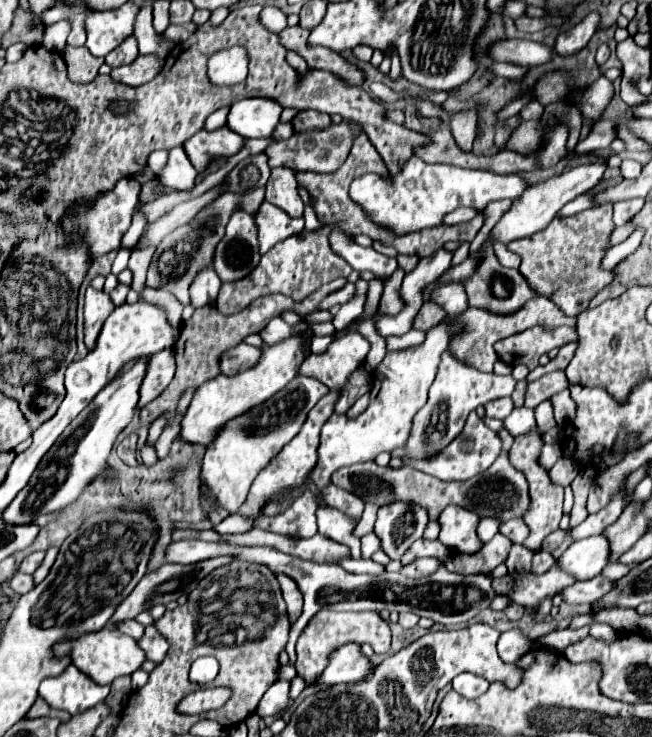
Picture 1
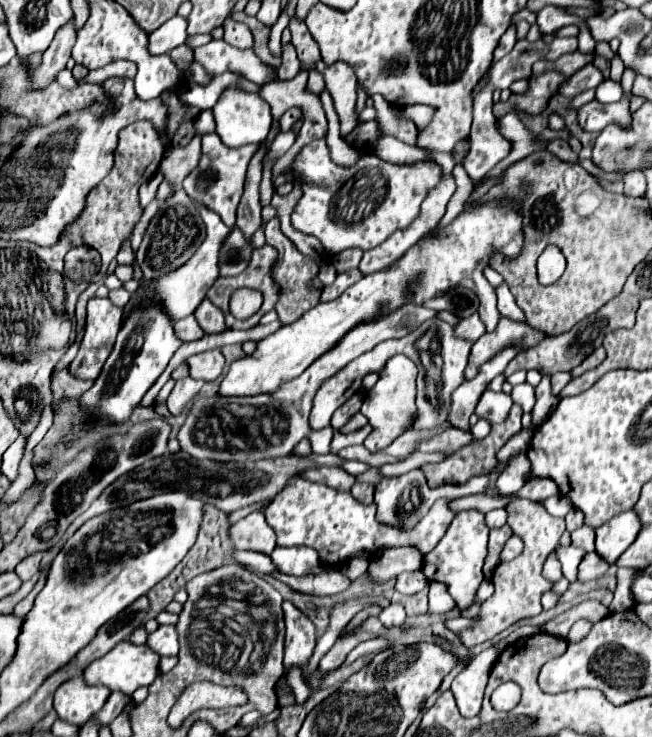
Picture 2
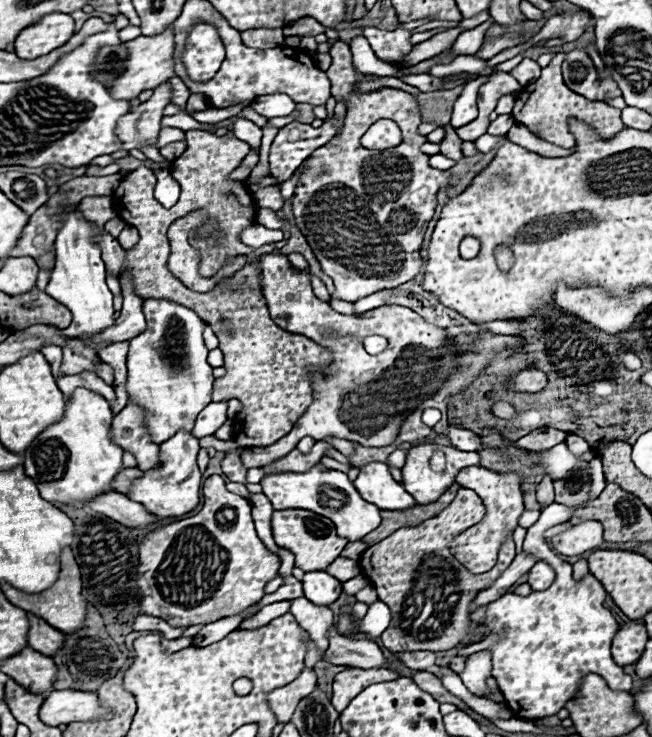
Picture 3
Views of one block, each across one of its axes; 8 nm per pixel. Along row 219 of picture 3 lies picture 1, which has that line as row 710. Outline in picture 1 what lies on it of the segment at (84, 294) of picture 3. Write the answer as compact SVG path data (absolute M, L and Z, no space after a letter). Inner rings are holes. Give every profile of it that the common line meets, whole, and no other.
M70 664L62 674L42 682L40 696L56 710L66 710L72 716L80 714L98 702L106 700L110 688L94 684L84 672Z

